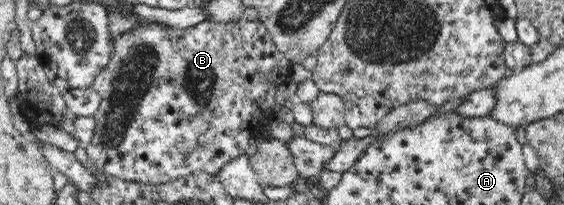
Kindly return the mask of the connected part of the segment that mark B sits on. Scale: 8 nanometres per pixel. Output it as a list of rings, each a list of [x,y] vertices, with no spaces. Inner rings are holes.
[[[244,18],[230,23],[202,21],[192,27],[182,29],[171,28],[164,24],[144,23],[132,31],[118,35],[113,41],[113,48],[114,53],[111,60],[94,78],[92,84],[92,87],[100,94],[102,101],[98,111],[93,115],[95,132],[90,143],[85,146],[86,154],[88,154],[90,162],[106,169],[108,174],[115,174],[116,177],[122,177],[126,181],[140,181],[154,185],[190,175],[194,169],[201,169],[206,173],[218,173],[234,157],[247,155],[247,150],[250,149],[248,145],[250,137],[252,137],[252,133],[256,133],[254,127],[260,127],[263,121],[272,115],[276,89],[279,85],[284,84],[282,74],[291,73],[291,61],[276,47],[264,24],[261,21],[248,21]]]

